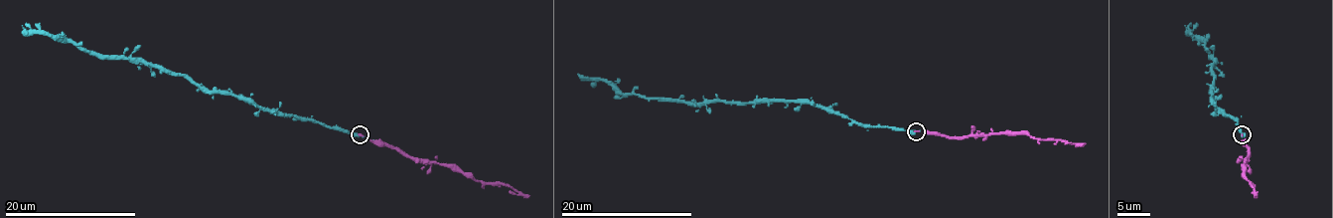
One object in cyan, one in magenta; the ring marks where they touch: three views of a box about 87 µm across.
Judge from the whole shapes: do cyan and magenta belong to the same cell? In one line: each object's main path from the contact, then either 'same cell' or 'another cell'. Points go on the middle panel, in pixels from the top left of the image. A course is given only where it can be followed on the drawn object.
course cyan (915, 130), (856, 124), (797, 101), (697, 103), (646, 98), (618, 93), (605, 82), (582, 78), (577, 73); course magenta (915, 130), (938, 132), (951, 137), (1028, 133), (1035, 138), (1086, 143); same cell

